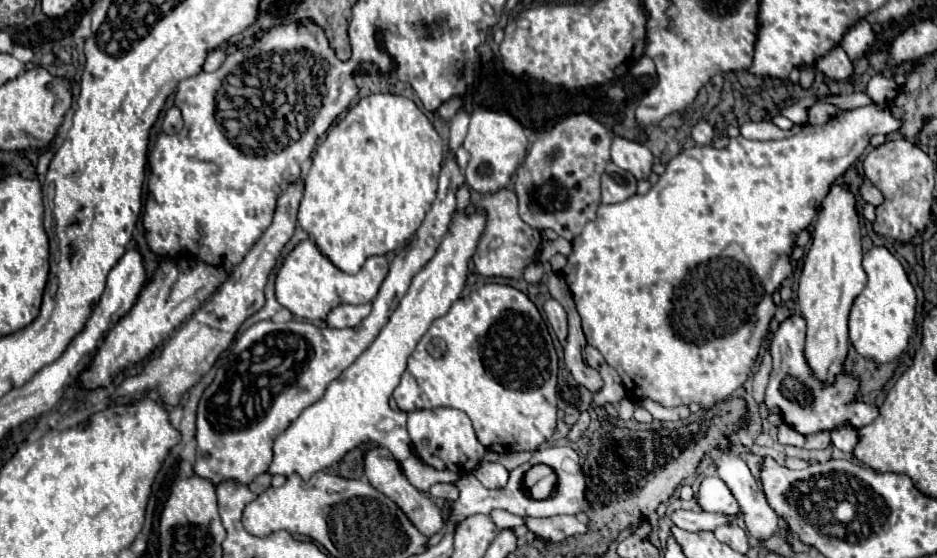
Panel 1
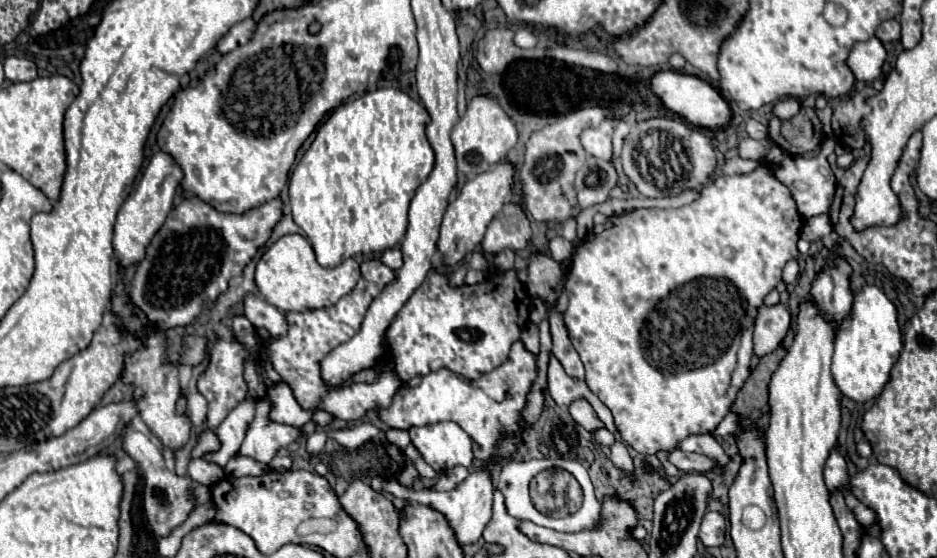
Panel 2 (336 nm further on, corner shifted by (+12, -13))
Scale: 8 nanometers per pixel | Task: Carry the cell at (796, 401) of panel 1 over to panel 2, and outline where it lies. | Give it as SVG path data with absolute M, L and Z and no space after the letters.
M784 304L762 306L754 324L754 354L758 358L774 352L790 330L790 314Z

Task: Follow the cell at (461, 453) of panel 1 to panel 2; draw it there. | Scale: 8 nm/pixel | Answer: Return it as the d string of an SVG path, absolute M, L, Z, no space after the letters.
M438 422L422 428L410 428L410 438L420 456L436 472L454 466L472 466L472 440L456 422Z

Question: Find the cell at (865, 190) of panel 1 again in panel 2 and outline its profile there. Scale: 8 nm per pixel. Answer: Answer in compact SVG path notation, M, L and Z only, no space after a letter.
M818 154L816 158L810 158L810 160L802 158L802 156L788 156L778 164L778 168L774 168L774 174L780 182L784 182L790 188L790 192L796 200L798 212L804 218L812 218L812 216L830 212L830 202L832 202L834 190L836 190L836 178L822 154Z

